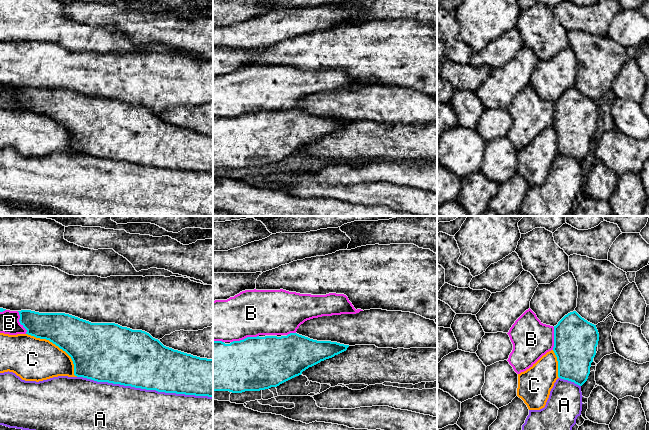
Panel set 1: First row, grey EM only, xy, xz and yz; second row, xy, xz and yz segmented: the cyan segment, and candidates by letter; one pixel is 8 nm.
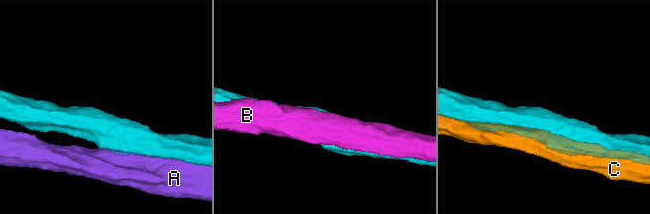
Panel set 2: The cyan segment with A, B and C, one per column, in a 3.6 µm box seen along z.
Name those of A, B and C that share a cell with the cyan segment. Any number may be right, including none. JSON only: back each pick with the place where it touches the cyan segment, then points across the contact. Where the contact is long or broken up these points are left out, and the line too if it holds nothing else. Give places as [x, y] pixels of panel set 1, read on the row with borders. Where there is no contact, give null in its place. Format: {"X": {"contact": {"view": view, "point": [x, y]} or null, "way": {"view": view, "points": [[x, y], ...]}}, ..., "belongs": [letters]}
{"belongs": []}

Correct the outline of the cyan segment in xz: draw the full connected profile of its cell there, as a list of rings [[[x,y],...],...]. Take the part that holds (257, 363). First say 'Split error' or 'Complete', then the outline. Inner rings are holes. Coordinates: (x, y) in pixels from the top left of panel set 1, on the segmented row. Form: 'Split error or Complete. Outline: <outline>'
Split error. Outline: [[[297,333],[259,335],[240,341],[213,341],[213,391],[242,393],[277,387],[321,361],[347,350],[349,345],[317,341]]]

